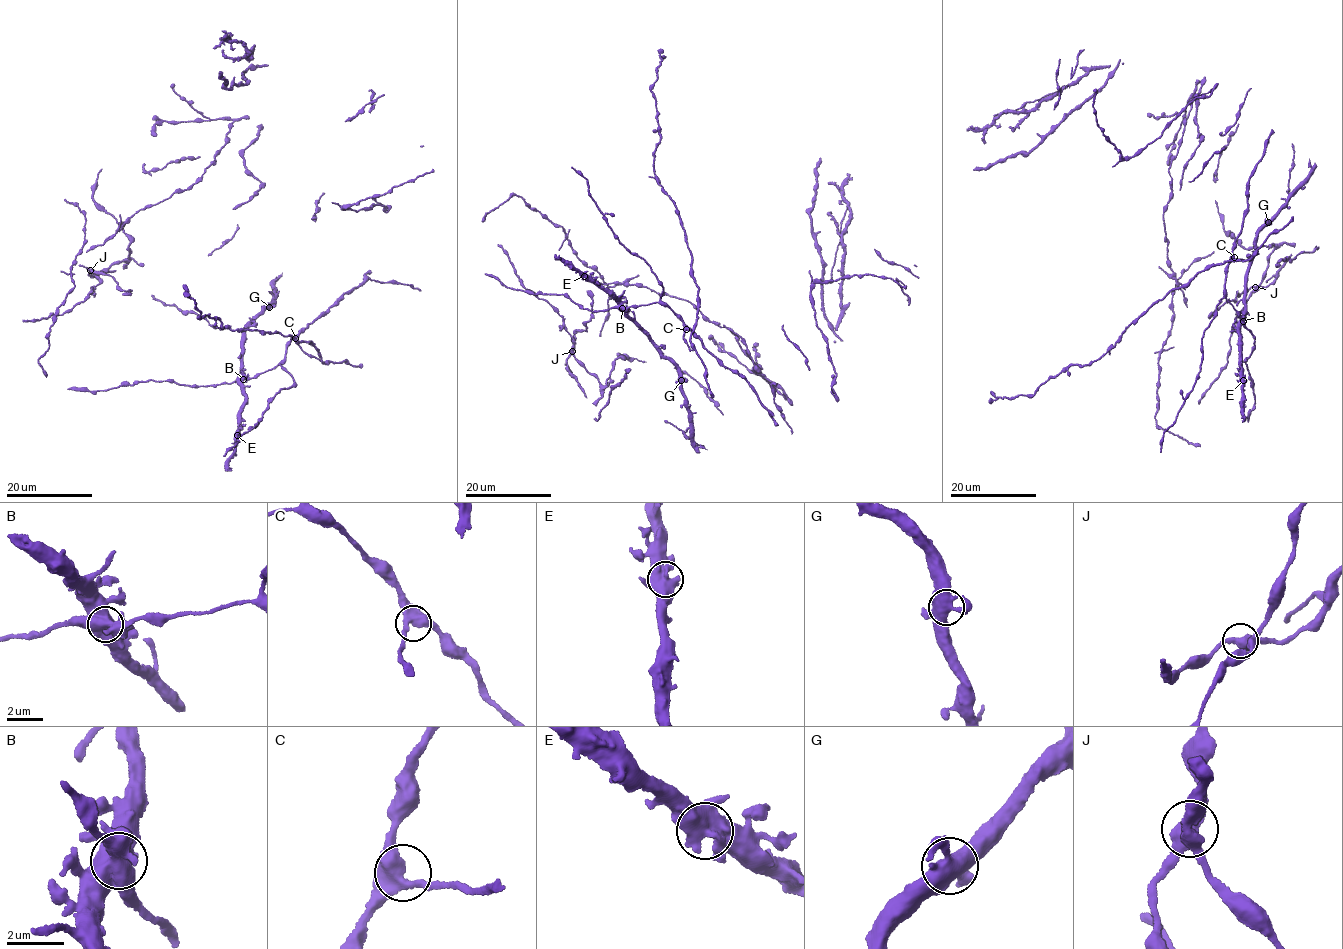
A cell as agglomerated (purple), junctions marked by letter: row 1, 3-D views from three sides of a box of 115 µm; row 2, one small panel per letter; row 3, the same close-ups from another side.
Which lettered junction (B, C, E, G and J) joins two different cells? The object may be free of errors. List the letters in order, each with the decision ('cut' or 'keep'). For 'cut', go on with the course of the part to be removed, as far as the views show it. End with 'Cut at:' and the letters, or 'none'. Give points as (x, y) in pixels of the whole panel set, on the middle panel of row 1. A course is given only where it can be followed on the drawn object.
B: keep
C: keep
E: keep
G: keep
J: keep
Cut at: none

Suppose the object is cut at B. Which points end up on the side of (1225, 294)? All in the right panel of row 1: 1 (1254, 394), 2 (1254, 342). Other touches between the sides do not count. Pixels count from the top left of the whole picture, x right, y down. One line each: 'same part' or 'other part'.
1: other part
2: other part

